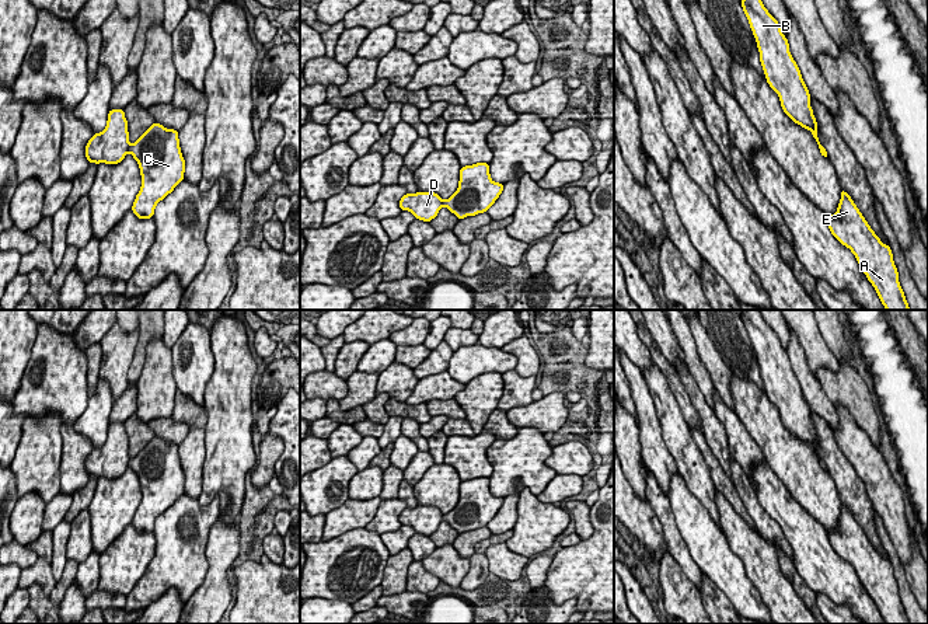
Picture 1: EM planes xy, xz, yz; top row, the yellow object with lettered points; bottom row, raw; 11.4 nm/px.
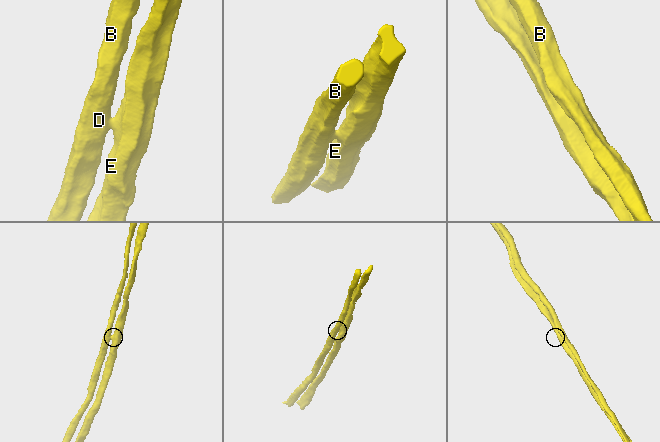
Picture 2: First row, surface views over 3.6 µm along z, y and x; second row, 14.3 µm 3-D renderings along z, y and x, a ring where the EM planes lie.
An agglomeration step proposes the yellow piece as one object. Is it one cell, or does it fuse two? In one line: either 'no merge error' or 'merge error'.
merge error

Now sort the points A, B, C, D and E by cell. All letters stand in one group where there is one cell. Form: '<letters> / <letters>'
A C E / B D

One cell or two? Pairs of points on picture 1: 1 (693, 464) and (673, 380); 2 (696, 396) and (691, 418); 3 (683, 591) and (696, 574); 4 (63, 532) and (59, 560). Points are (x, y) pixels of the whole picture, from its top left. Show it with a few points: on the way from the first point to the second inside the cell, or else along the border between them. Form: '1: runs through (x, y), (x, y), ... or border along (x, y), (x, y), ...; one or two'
1: border along (665, 379), (688, 428); two
2: border along (679, 376), (703, 429); two
3: border along (670, 553), (684, 575), (698, 589); two
4: runs through (59, 539), (59, 553); one

